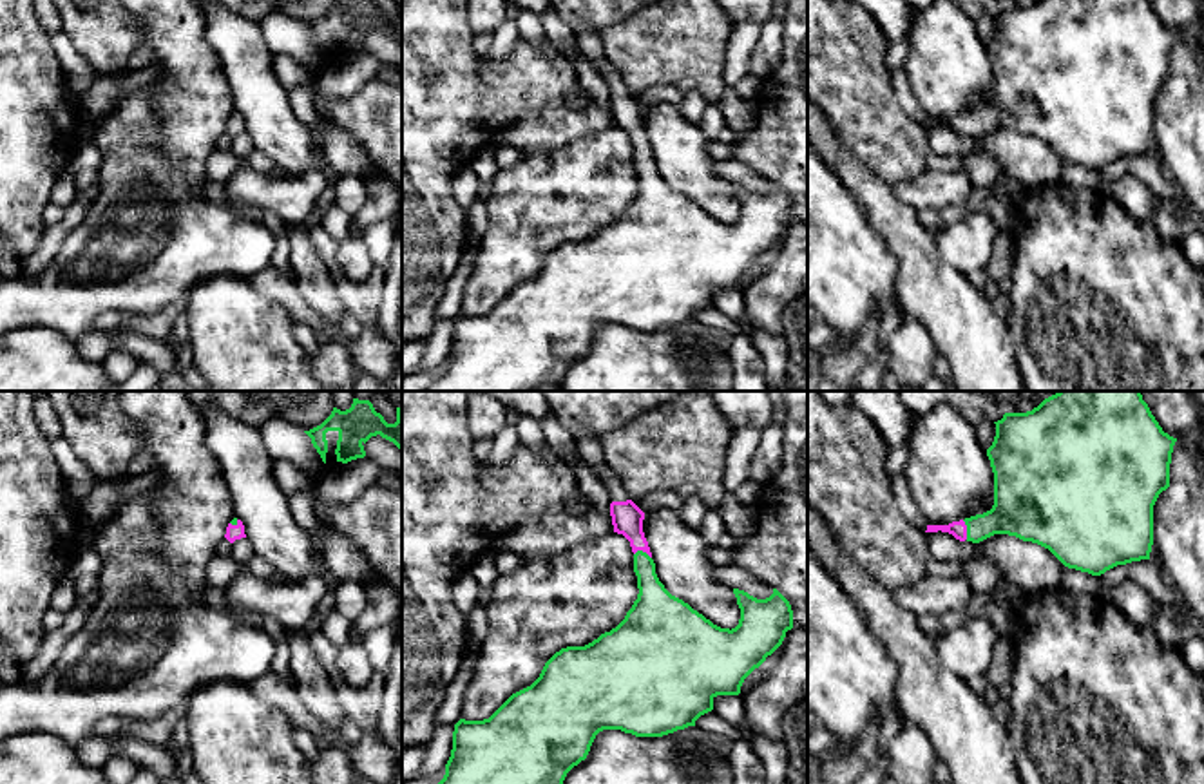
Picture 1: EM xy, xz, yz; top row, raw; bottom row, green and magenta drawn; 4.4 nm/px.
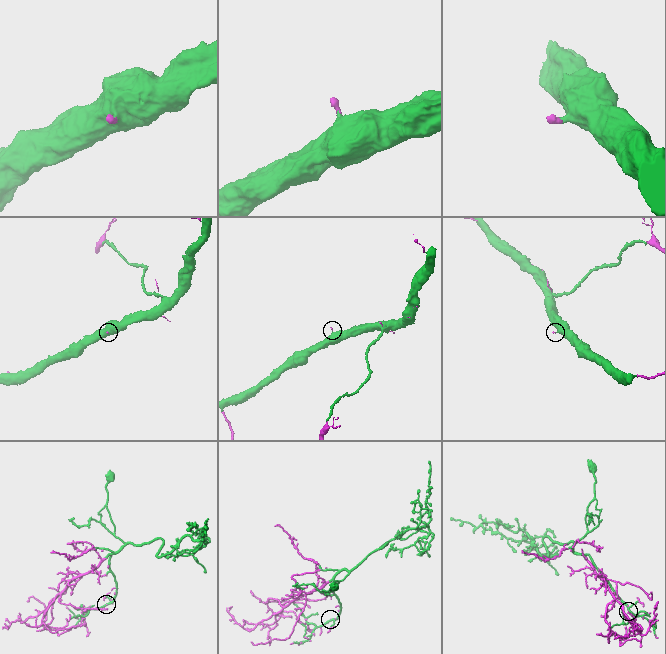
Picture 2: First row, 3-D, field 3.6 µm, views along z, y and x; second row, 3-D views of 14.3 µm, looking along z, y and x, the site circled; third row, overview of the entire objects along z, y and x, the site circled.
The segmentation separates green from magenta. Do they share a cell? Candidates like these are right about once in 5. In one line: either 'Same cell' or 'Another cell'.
Same cell

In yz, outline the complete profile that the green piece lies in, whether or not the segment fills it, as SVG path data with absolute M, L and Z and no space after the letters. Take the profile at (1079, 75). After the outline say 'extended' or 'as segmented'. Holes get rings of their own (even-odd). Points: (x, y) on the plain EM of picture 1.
M1037 0L1027 7L1005 7L987 43L994 67L994 100L949 120L927 120L925 127L949 127L960 136L979 138L994 129L1016 130L1048 143L1065 161L1101 170L1132 156L1150 154L1153 100L1170 81L1170 58L1177 33L1162 25L1148 0Z; extended

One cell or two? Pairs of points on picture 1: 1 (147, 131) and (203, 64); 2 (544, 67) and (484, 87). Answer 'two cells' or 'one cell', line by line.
1: two cells
2: one cell

